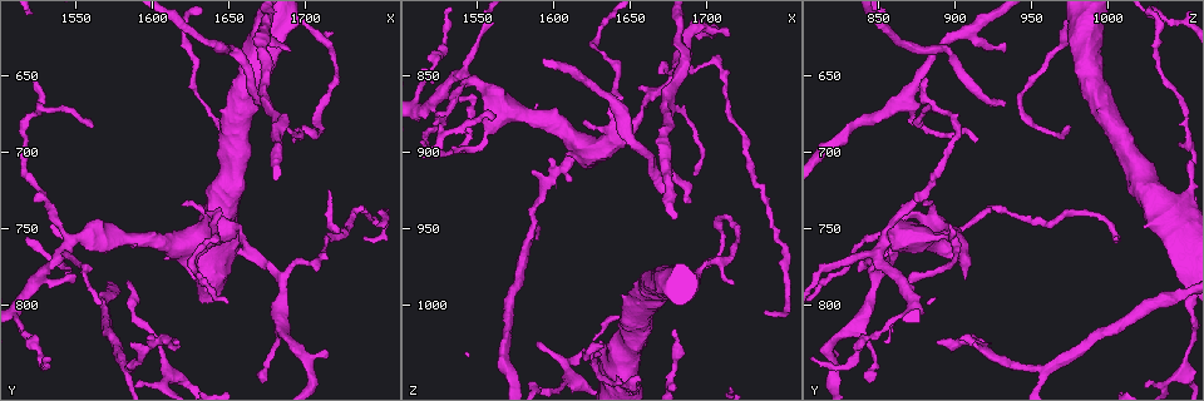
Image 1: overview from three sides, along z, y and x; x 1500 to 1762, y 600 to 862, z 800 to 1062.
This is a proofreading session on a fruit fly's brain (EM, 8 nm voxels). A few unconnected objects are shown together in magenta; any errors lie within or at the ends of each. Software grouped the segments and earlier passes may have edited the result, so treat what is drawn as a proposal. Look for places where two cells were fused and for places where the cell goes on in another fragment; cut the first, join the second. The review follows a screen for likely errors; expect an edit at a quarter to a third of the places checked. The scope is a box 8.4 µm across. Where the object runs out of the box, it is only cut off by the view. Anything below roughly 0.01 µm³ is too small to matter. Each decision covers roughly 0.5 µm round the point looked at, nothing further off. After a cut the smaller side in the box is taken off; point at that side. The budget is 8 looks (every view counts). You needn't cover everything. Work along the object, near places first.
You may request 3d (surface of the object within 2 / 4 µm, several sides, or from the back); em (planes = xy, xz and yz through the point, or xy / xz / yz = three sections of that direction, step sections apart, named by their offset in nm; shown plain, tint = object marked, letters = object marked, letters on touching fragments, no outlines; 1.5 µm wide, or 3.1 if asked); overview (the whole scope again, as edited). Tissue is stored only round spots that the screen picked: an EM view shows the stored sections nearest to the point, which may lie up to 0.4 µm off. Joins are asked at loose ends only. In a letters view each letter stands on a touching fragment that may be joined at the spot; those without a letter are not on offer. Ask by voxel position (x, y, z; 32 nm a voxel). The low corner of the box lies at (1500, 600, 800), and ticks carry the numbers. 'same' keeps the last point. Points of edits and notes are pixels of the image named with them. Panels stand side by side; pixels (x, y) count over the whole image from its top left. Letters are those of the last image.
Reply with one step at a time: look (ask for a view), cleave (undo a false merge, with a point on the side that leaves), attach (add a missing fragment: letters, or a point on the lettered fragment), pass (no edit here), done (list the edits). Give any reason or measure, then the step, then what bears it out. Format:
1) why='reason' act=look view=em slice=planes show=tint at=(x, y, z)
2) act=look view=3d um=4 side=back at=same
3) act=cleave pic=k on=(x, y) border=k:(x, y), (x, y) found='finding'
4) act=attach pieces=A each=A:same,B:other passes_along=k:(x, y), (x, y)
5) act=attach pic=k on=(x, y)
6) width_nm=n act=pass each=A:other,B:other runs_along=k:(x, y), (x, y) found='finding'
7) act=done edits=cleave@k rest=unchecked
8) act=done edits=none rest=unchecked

why='sharp bend' act=look view=em slice=yz step=4 show=tint at=(1710, 668, 940)

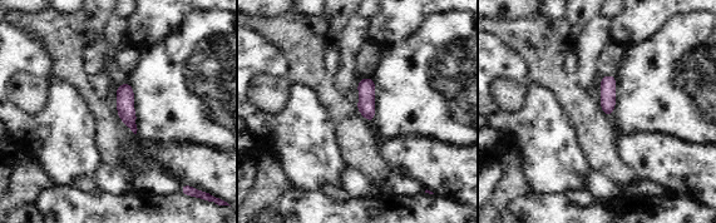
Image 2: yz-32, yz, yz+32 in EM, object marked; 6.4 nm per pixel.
act=look view=em slice=planes show=letters at=same

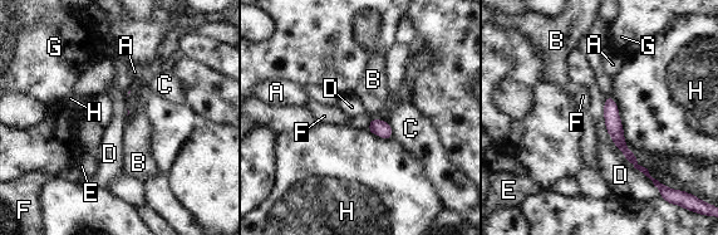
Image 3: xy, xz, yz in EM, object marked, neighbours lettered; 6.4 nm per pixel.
act=pass each=A:other,B:other,C:other,D:other,E:other,F:other,G:other,H:other found='continuous, no second cell'

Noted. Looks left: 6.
act=look view=em slice=yz step=8 show=tint at=(1706, 622, 970)

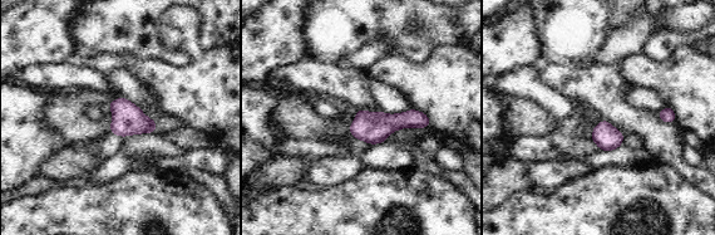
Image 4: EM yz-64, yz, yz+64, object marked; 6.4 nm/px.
why='cut it another way' act=look view=em slice=planes show=letters at=same

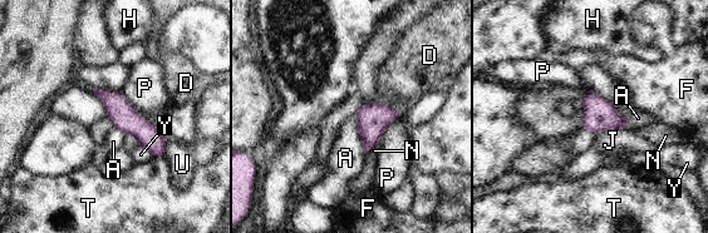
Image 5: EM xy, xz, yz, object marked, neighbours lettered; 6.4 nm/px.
act=pass each=A:other,D:other,F:other,H:other,J:other,N:other,P:other,T:other,U:other,Y:other runs_along=5:(97, 92), (104, 95), (162, 153) found='all the same cell'

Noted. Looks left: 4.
why='branch stops here' act=look view=em slice=yz step=8 show=tint at=(1522, 650, 880)

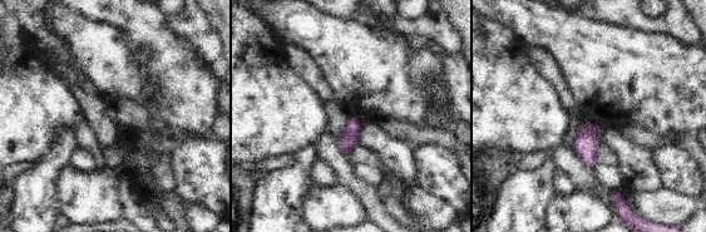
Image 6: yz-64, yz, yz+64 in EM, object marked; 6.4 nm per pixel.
act=look view=em slice=planes show=letters at=same

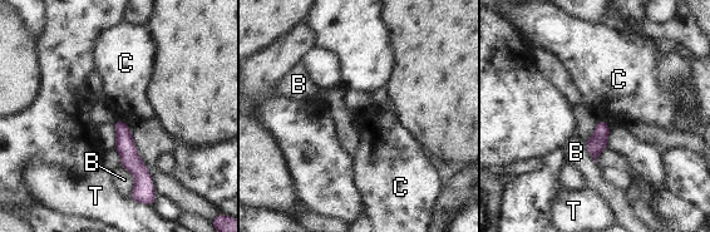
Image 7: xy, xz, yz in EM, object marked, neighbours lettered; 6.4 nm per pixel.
width_nm=110 act=pass each=B:other,C:other,T:other runs_along=7:(119, 123), (139, 171), (137, 189) found='no lettered fragment goes on from it'

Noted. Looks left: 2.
act=done edits=none rest=unchecked

